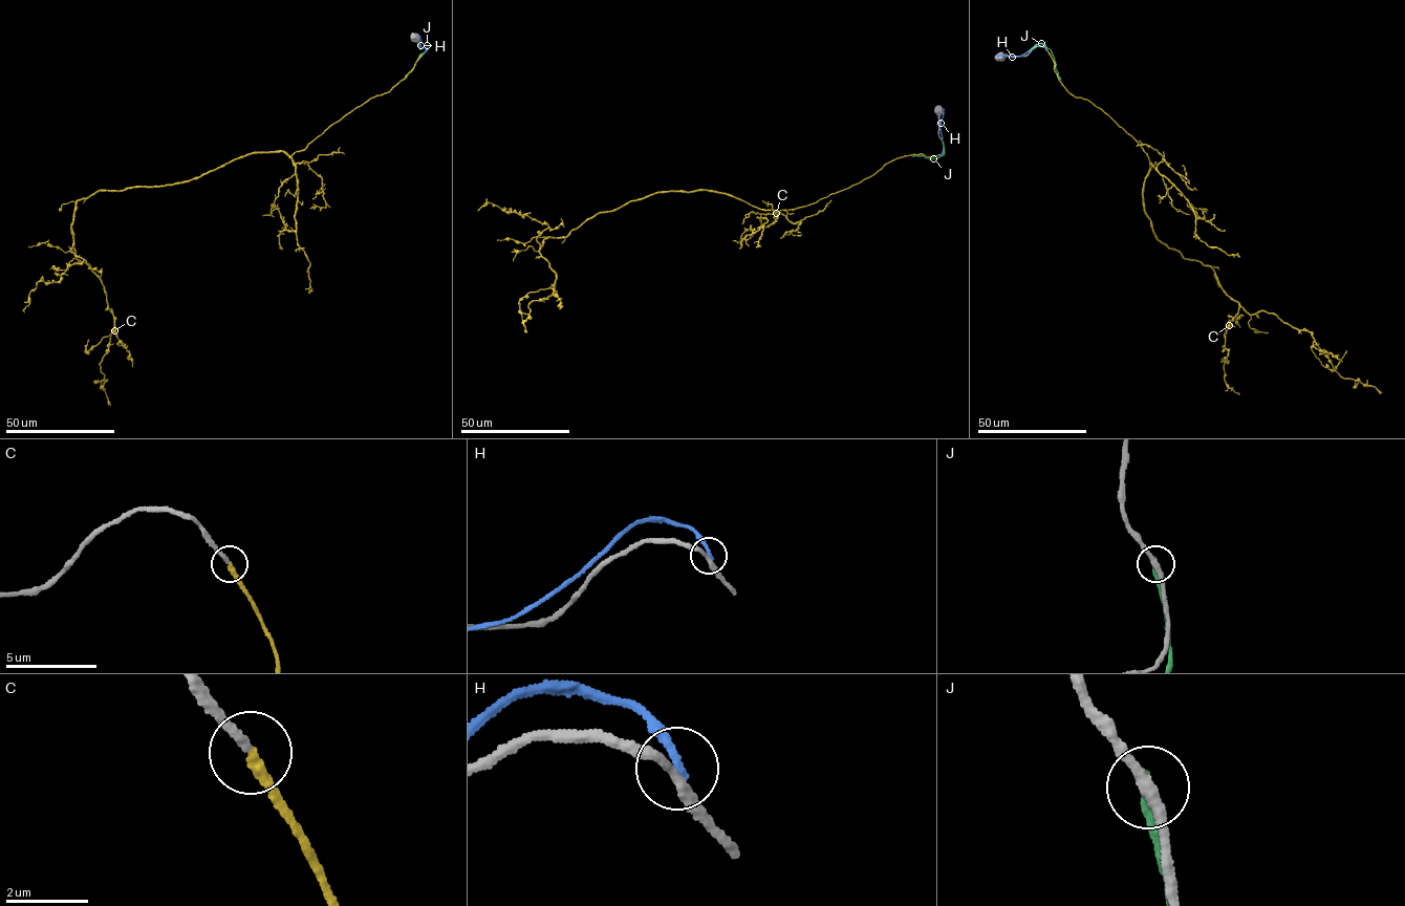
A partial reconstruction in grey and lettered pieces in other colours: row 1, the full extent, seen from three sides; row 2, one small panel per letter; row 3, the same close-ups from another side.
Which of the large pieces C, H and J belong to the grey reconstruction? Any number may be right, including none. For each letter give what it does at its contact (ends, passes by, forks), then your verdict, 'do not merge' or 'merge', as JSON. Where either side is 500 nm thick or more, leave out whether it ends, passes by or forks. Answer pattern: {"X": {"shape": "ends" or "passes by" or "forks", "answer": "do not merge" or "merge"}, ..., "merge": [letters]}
{"C": {"shape": "ends", "answer": "merge"}, "H": {"shape": "ends", "answer": "do not merge"}, "J": {"shape": "ends", "answer": "do not merge"}, "merge": ["C"]}

